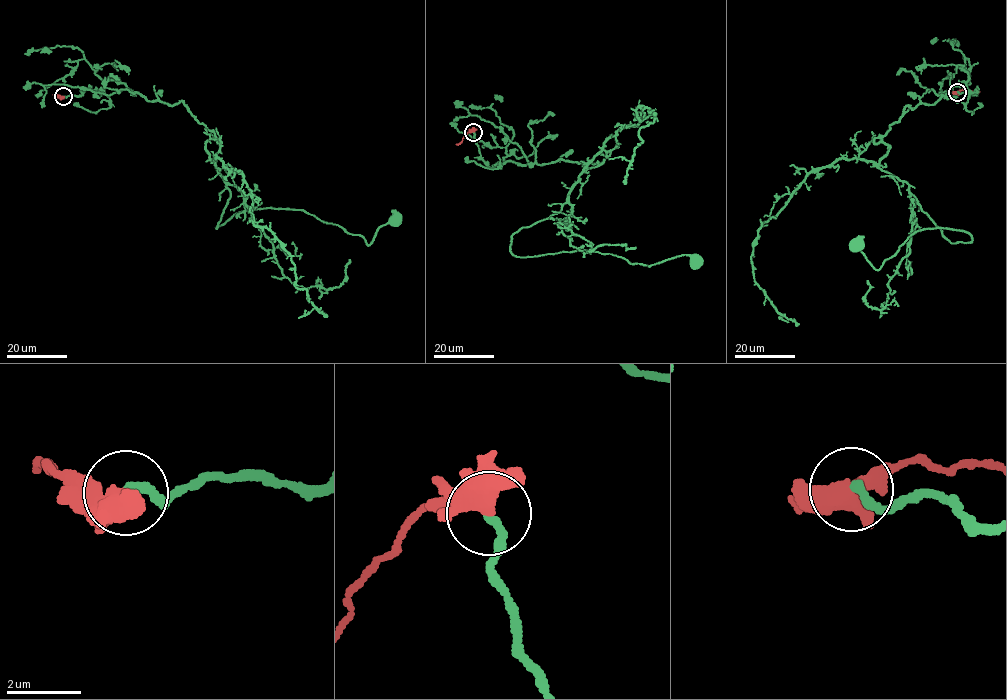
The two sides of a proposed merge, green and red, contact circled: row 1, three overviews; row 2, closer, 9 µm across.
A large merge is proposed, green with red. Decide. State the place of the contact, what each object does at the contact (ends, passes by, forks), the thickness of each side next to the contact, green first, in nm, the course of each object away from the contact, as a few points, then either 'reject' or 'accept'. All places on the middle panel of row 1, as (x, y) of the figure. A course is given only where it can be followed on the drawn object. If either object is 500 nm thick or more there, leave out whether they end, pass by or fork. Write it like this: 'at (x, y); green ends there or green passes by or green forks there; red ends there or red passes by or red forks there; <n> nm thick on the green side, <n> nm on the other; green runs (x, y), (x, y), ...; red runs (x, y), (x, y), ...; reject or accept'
at (473, 132); green ends there; red forks there; 260 nm thick on the green side, 380 nm on the other; green runs (473, 132), (494, 168), (604, 159), (585, 163), (560, 211), (512, 235), (516, 256), (695, 262); red runs (473, 132), (469, 131), (456, 144); accept

